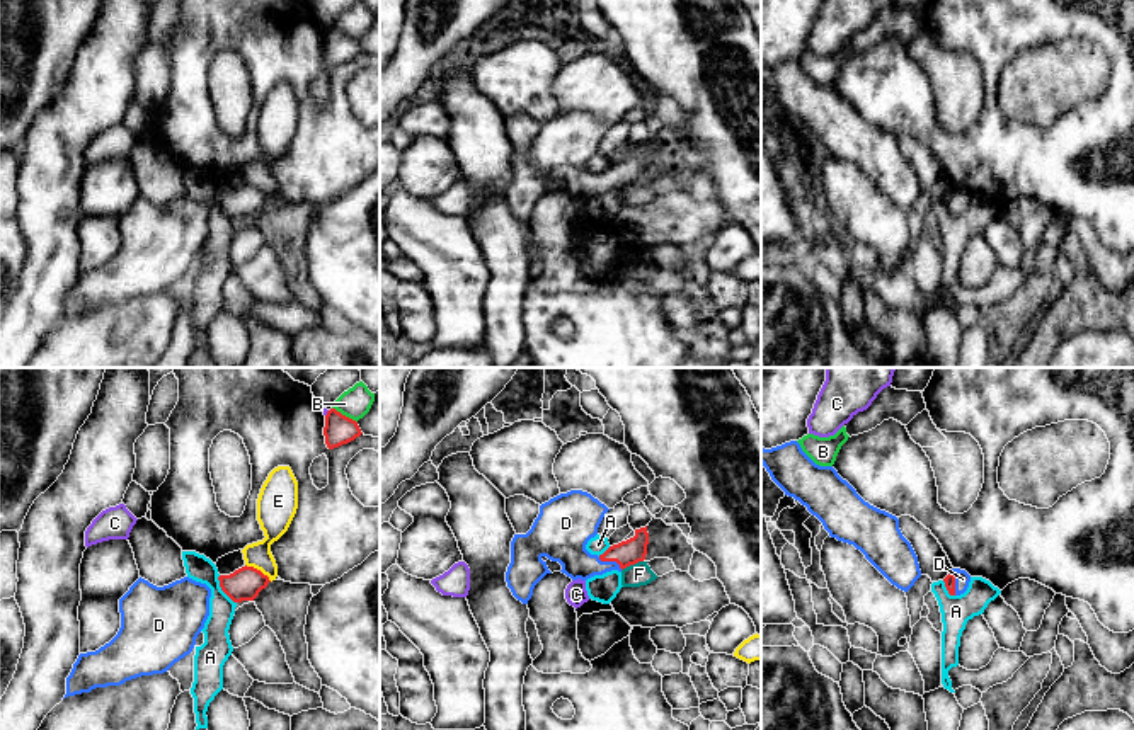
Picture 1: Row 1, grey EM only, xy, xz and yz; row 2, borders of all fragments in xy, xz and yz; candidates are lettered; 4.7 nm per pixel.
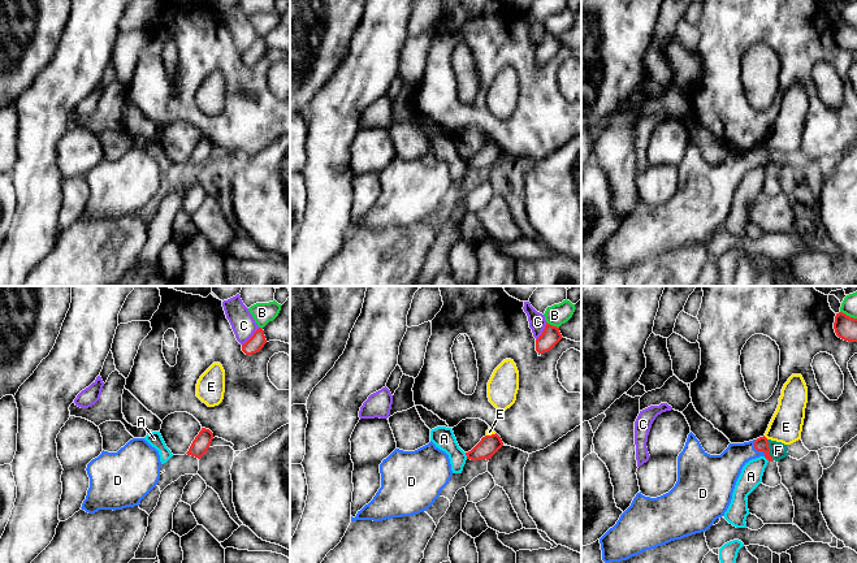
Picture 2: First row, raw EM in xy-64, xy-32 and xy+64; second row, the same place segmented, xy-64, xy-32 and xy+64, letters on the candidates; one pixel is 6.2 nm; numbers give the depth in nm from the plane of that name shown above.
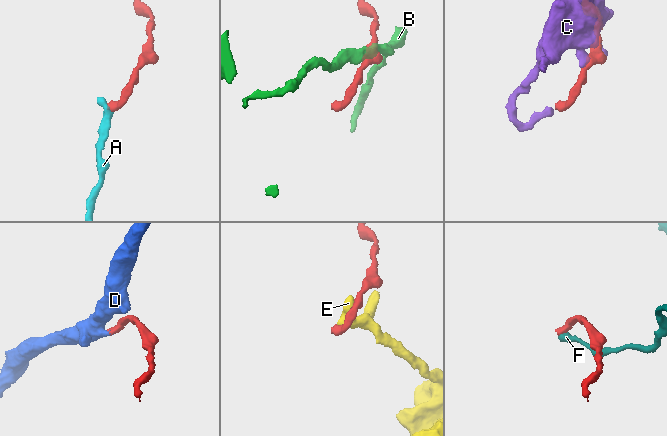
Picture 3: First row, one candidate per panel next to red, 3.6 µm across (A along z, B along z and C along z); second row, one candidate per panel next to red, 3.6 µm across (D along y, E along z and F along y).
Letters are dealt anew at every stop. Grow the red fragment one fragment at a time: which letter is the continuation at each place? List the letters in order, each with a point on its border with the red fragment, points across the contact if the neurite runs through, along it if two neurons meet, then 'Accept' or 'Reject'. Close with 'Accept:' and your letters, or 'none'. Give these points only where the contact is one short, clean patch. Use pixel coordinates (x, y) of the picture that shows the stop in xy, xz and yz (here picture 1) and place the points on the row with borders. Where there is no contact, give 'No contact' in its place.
A: Touches red at xy (222, 589). Boundary: xy (218, 576), (218, 586), (235, 603). Reject
B: Touches red at xy (344, 416). Boundary: xy (332, 407), (356, 422). Reject
C: Touches red at xy (327, 414). Reject
D: Touches red at xz (610, 560). Path across: xz (634, 550), (610, 560), (588, 560), (566, 531). Accept
E: Touches red at xy (259, 570). Boundary: xy (246, 564), (259, 569), (271, 581). Reject
F: Touches red at xz (632, 564). Boundary: xz (642, 560), (622, 570). Reject
Accept: D

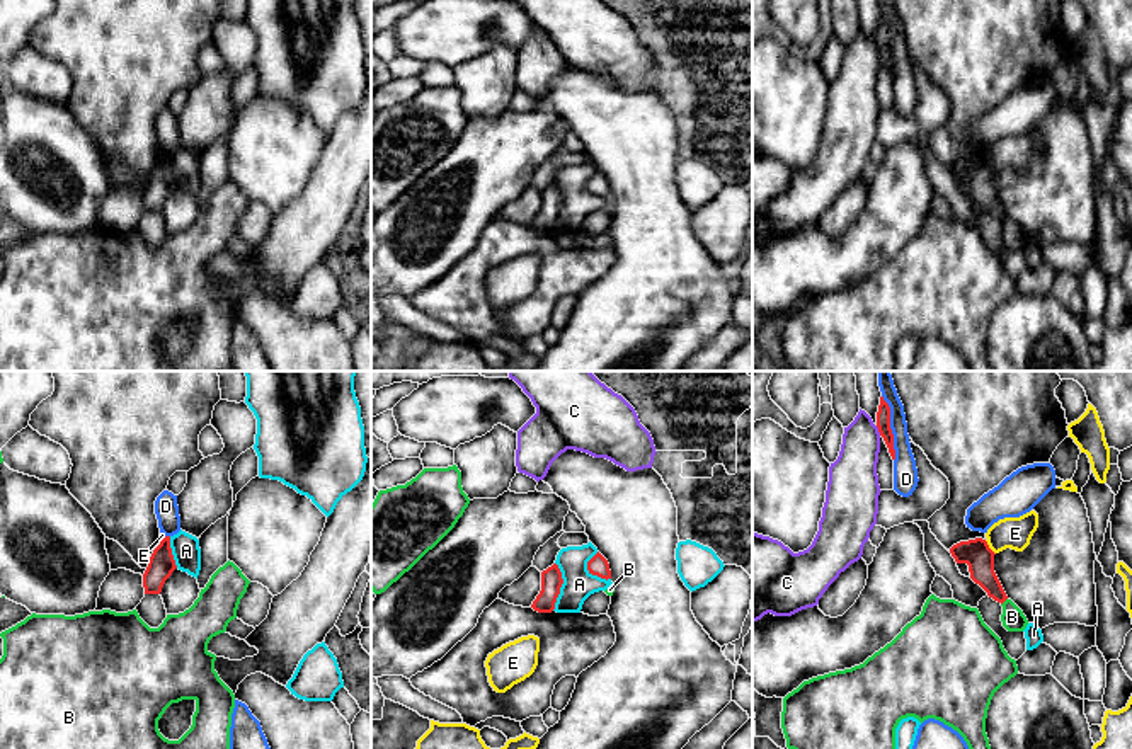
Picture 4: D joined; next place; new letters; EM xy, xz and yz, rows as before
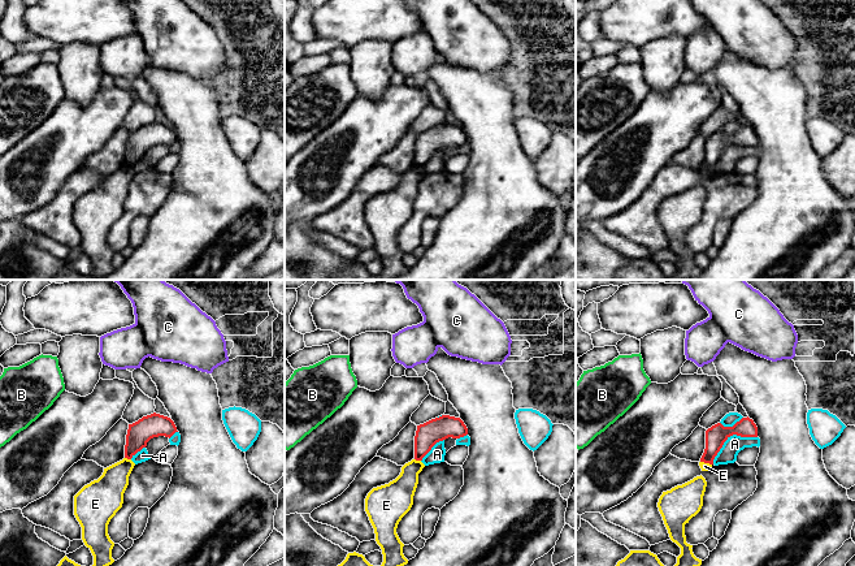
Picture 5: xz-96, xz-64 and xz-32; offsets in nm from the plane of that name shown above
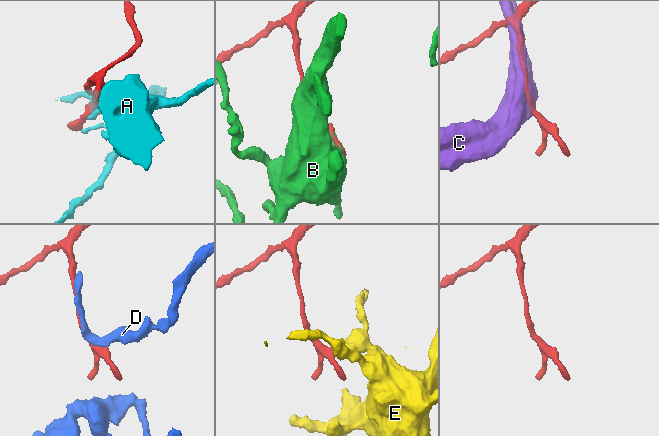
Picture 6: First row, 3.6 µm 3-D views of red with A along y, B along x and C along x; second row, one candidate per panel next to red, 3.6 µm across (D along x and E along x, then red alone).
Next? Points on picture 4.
A: Touches red at xz (560, 586). Reject
B: Touches red at yz (1005, 600). Reject
C: Touches red at yz (879, 431). Reject
D: Touches red at yz (889, 428). Reject
E: Touches red at yz (988, 547). Boundary: yz (984, 540), (994, 554). Reject
Accept: none

